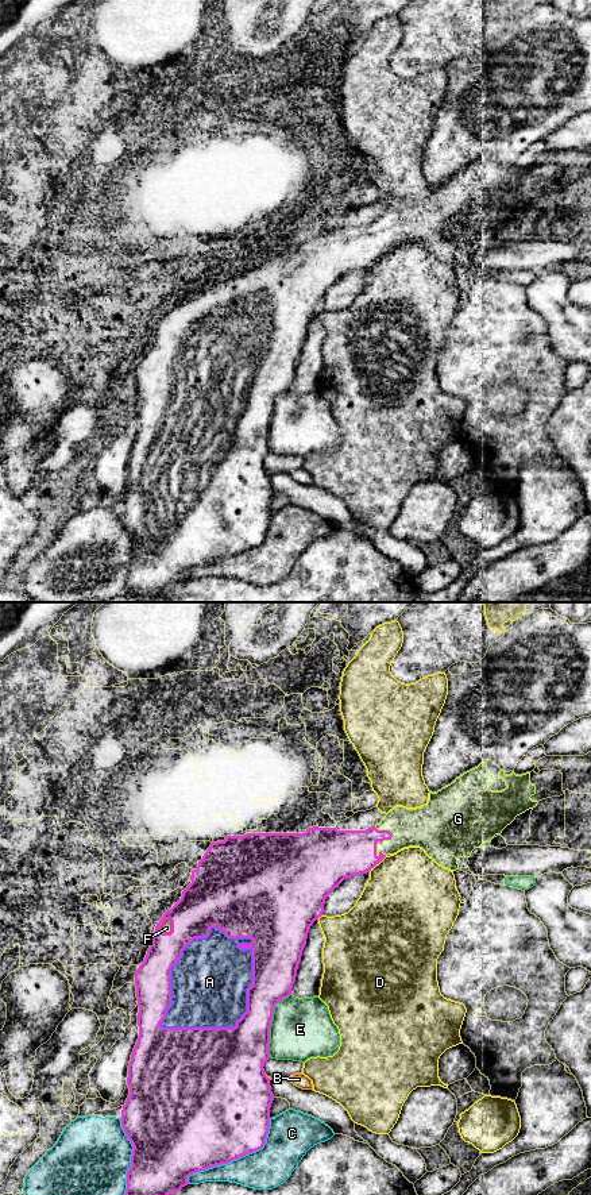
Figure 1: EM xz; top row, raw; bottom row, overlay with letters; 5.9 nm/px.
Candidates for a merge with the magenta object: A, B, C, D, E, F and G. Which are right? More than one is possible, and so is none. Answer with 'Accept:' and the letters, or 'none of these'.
Accept: A, F, G

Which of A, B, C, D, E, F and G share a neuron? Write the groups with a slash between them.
A F G / B / C / D / E

